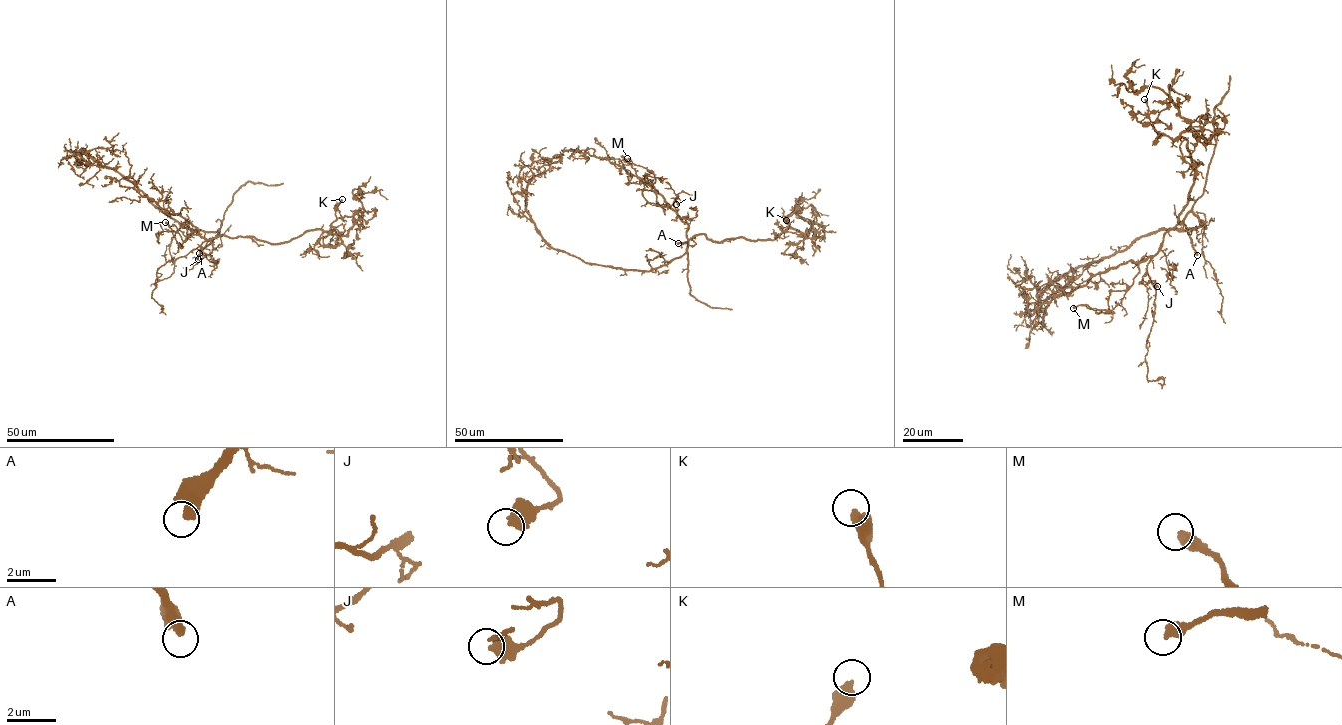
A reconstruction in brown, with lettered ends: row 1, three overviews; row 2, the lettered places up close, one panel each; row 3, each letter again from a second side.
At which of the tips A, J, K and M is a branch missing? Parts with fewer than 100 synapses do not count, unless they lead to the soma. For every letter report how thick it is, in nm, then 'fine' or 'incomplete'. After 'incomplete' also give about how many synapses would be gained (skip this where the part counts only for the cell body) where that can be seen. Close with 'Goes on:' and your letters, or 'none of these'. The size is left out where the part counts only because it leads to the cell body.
A: 440 nm thick; incomplete; about 300 synapses
J: 550 nm thick; fine
K: 480 nm thick; fine
M: 400 nm thick; fine
Goes on: A

